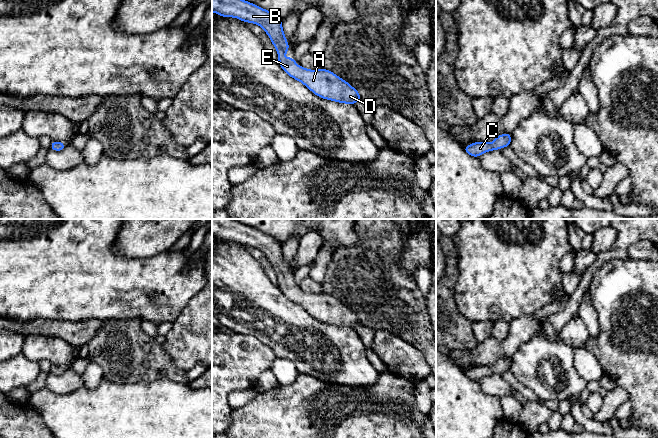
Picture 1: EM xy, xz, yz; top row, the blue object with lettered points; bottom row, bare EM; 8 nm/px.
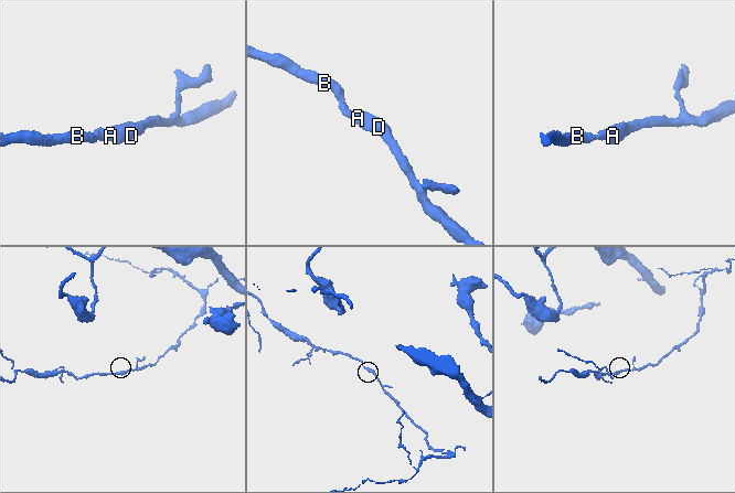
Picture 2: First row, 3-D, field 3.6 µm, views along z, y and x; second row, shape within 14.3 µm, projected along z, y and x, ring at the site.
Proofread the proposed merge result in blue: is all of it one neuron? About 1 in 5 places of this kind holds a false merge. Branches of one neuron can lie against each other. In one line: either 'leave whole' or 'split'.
leave whole

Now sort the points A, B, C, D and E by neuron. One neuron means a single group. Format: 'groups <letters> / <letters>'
groups A B C D E

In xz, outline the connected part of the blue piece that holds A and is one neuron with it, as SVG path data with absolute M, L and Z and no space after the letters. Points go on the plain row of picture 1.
M212 219L212 236L259 249L264 253L278 276L279 289L292 302L303 307L317 320L354 329L362 325L358 315L349 307L326 293L309 294L296 289L293 282L284 282L289 268L282 253L282 244L272 236L242 224L235 219Z

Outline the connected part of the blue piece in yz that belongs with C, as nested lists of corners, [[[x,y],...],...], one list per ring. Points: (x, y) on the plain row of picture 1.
[[[511,357],[499,359],[495,362],[495,365],[491,367],[476,366],[463,372],[469,379],[473,381],[478,381],[479,379],[491,374],[498,374],[503,371],[509,371],[510,366],[511,366]]]

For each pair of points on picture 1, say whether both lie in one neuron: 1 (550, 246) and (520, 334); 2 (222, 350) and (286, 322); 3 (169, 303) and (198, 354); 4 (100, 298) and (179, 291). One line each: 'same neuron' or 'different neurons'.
1: different neurons
2: different neurons
3: different neurons
4: same neuron

